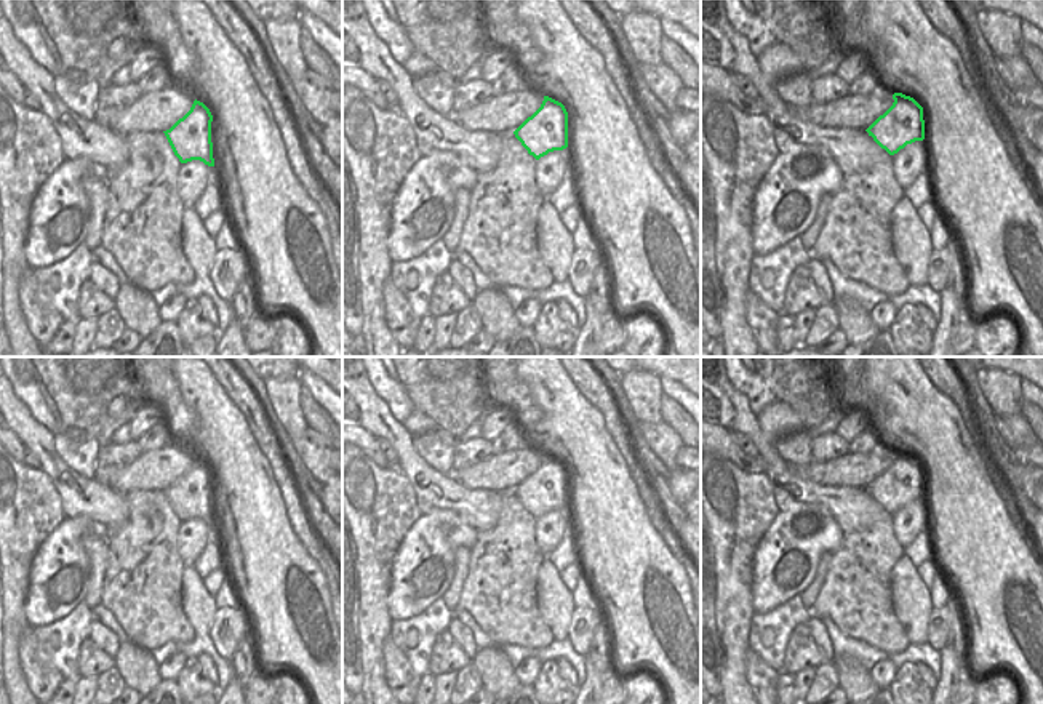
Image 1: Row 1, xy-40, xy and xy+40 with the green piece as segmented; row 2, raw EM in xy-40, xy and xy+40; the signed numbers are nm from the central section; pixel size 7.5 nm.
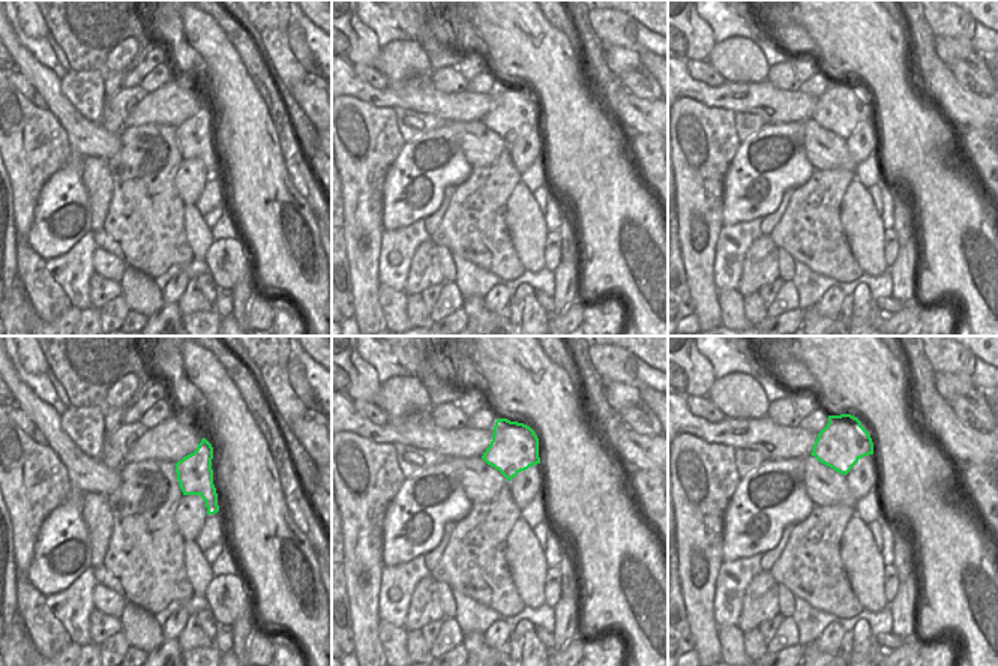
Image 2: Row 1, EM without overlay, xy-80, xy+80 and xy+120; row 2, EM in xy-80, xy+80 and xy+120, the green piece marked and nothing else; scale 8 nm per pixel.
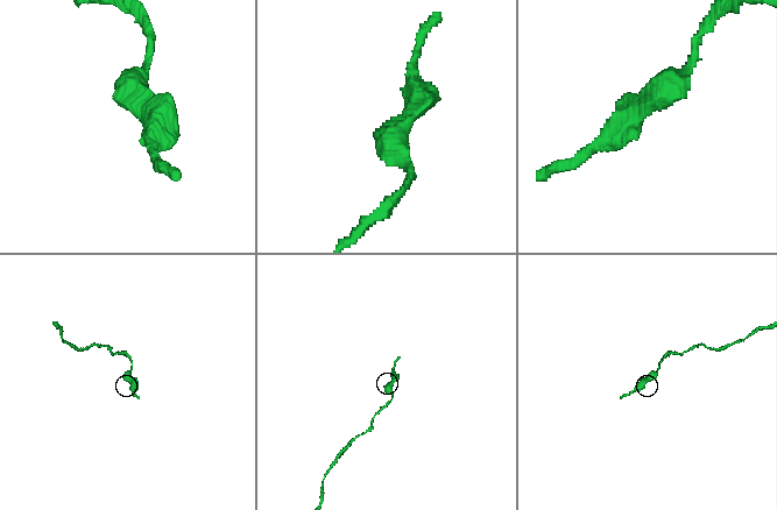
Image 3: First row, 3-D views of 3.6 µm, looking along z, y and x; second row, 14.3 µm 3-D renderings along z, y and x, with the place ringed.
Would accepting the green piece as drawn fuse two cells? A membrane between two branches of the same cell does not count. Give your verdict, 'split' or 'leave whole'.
split

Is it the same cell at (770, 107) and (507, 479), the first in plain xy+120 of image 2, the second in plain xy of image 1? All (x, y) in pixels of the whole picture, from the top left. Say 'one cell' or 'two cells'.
one cell

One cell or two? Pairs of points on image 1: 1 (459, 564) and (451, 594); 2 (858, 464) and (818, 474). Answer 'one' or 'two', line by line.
1: one
2: one

